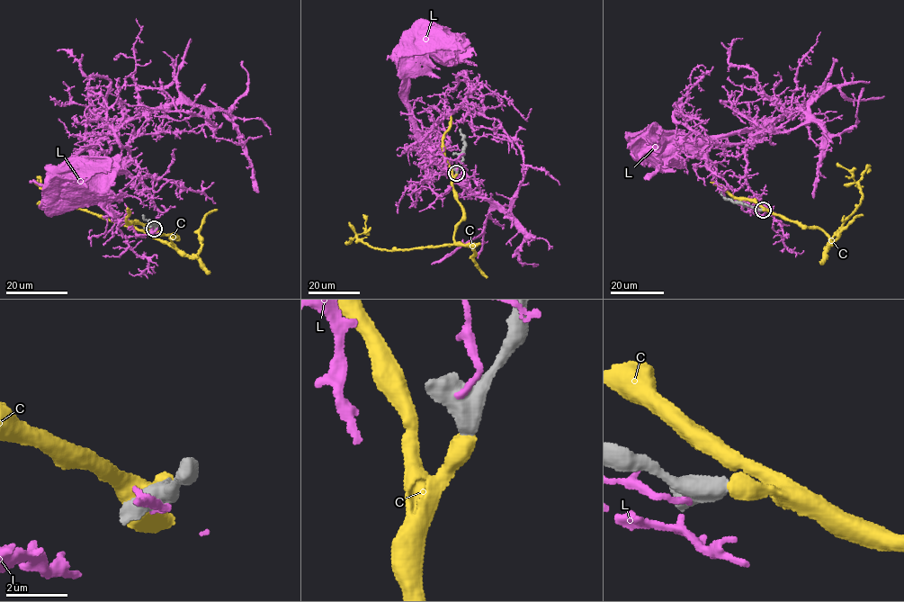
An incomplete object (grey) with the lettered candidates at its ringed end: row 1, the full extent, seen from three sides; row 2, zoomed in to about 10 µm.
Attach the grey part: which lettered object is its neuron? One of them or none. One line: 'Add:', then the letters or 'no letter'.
Add: C

